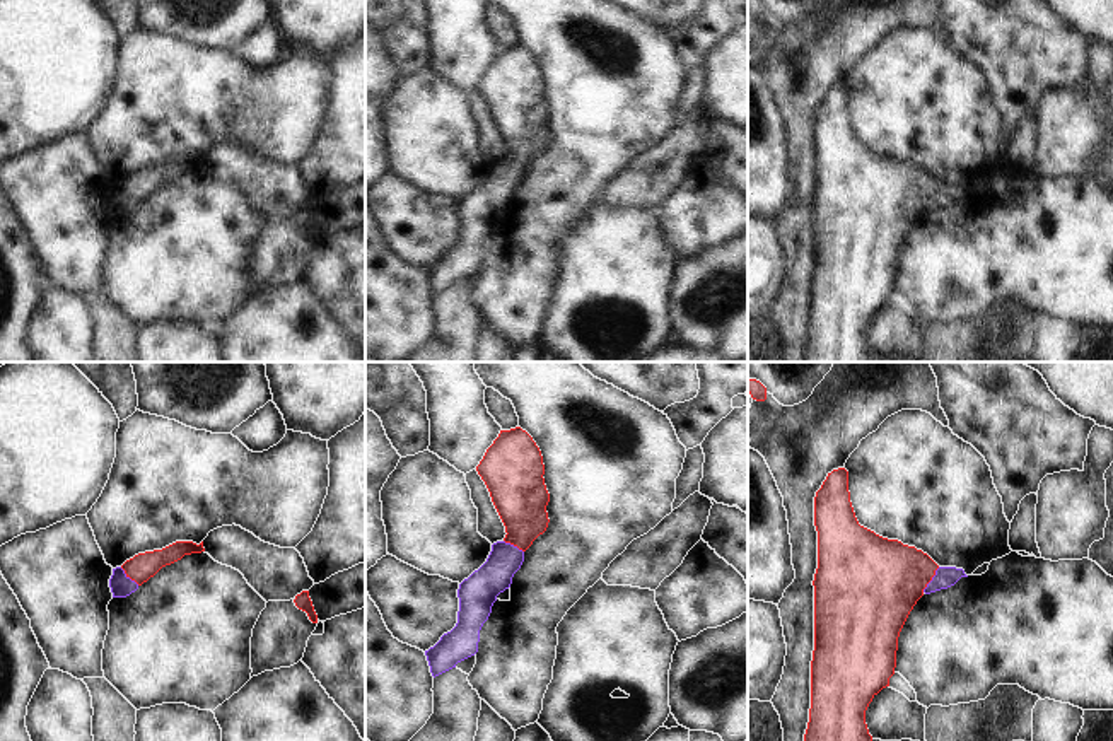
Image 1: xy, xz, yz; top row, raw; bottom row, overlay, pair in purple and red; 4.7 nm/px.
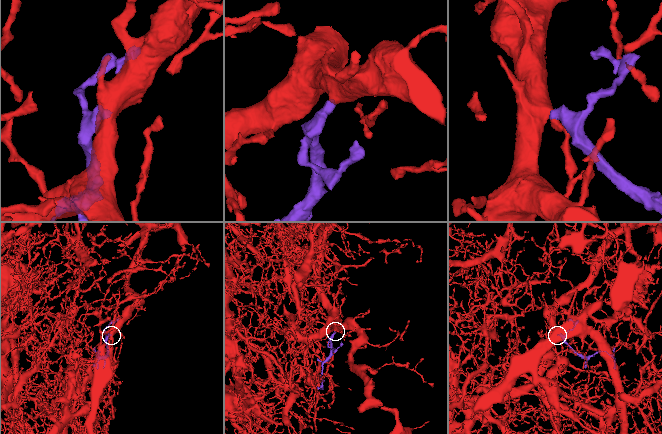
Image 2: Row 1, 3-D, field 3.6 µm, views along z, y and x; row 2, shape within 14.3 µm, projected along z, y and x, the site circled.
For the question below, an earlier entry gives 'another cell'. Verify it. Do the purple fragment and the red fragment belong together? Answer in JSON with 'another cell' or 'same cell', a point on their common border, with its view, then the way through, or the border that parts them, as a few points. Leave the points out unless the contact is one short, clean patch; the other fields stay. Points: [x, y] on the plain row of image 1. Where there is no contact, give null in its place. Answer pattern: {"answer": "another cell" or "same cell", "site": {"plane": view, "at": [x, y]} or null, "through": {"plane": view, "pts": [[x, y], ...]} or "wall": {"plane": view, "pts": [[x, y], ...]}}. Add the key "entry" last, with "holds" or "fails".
{"answer": "same cell", "site": {"plane": "yz", "at": [932, 197]}, "through": {"plane": "yz", "pts": [[944, 195], [932, 197], [879, 198]]}, "entry": "fails"}

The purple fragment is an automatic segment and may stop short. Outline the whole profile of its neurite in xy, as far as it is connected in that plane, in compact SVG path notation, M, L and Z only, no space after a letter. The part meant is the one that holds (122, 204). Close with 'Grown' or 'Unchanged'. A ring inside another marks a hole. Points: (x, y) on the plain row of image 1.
M176 159L162 167L138 171L126 178L121 184L113 186L109 205L113 215L126 215L143 200L154 195L162 184L181 178L184 172L205 169L203 159Z. Grown.

